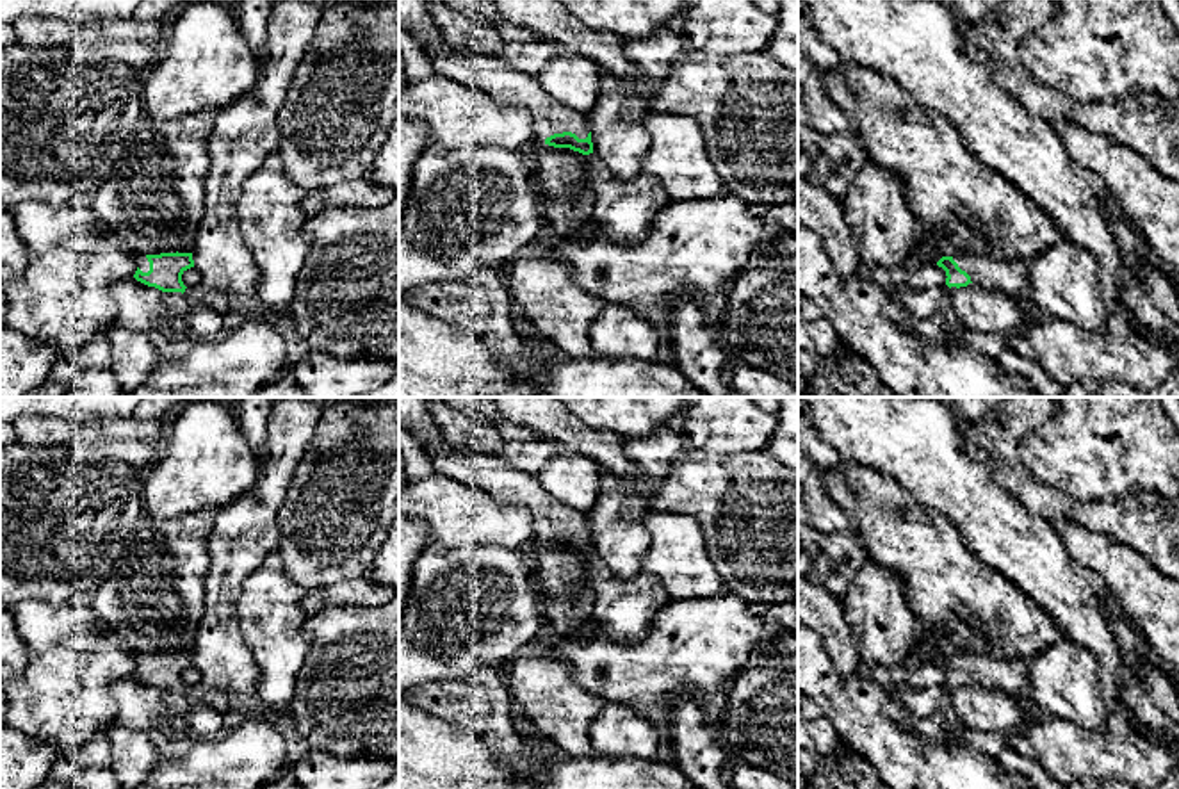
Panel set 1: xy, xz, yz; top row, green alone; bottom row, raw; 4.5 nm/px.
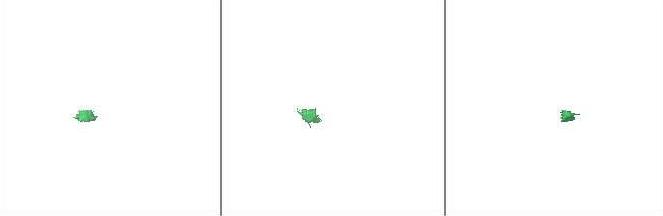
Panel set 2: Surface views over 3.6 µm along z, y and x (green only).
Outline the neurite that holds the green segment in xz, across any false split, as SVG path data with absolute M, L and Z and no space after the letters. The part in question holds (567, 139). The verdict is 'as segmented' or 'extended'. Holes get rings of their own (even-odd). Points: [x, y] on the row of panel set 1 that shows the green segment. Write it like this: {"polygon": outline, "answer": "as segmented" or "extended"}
{"polygon": "M451 43L431 57L431 64L435 75L483 89L497 102L527 112L538 142L582 153L588 185L593 192L595 221L609 239L645 240L657 212L675 201L661 182L645 171L630 180L609 171L593 153L588 118L550 98L536 77L508 68L500 59L461 52Z", "answer": "extended"}

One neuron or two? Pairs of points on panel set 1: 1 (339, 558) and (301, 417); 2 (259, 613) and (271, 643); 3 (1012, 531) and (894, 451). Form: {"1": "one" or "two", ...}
{"1": "two", "2": "one", "3": "one"}

